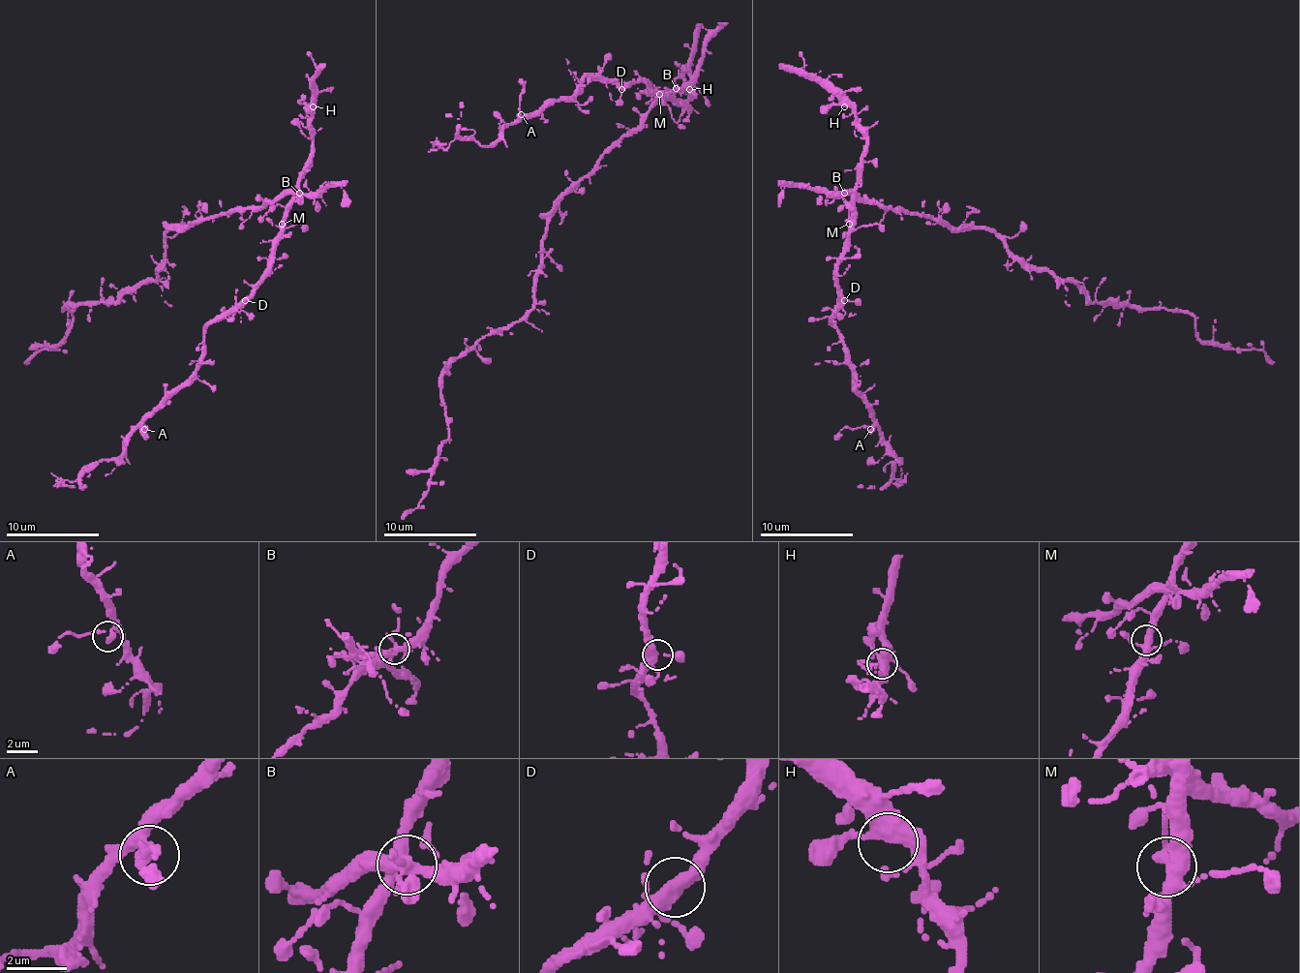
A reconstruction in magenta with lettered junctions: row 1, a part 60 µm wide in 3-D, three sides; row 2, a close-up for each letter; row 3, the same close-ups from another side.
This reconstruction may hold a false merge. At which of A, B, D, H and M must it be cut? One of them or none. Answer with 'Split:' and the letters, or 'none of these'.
Split: none of these

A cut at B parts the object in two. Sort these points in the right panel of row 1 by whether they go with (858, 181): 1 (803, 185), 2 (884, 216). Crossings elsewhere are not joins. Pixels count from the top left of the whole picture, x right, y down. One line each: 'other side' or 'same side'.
1: other side
2: other side

